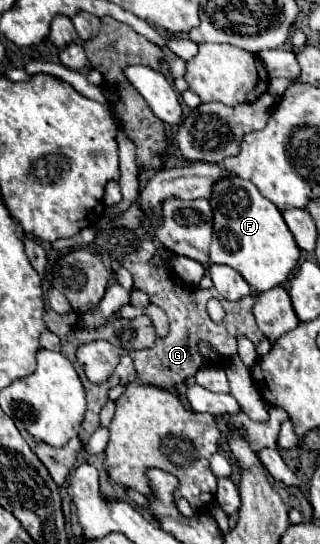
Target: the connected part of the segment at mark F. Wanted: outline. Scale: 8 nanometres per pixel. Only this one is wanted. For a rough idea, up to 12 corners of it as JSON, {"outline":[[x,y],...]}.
{"outline":[[238,176],[214,186],[210,264],[254,292],[300,260],[280,210]]}

